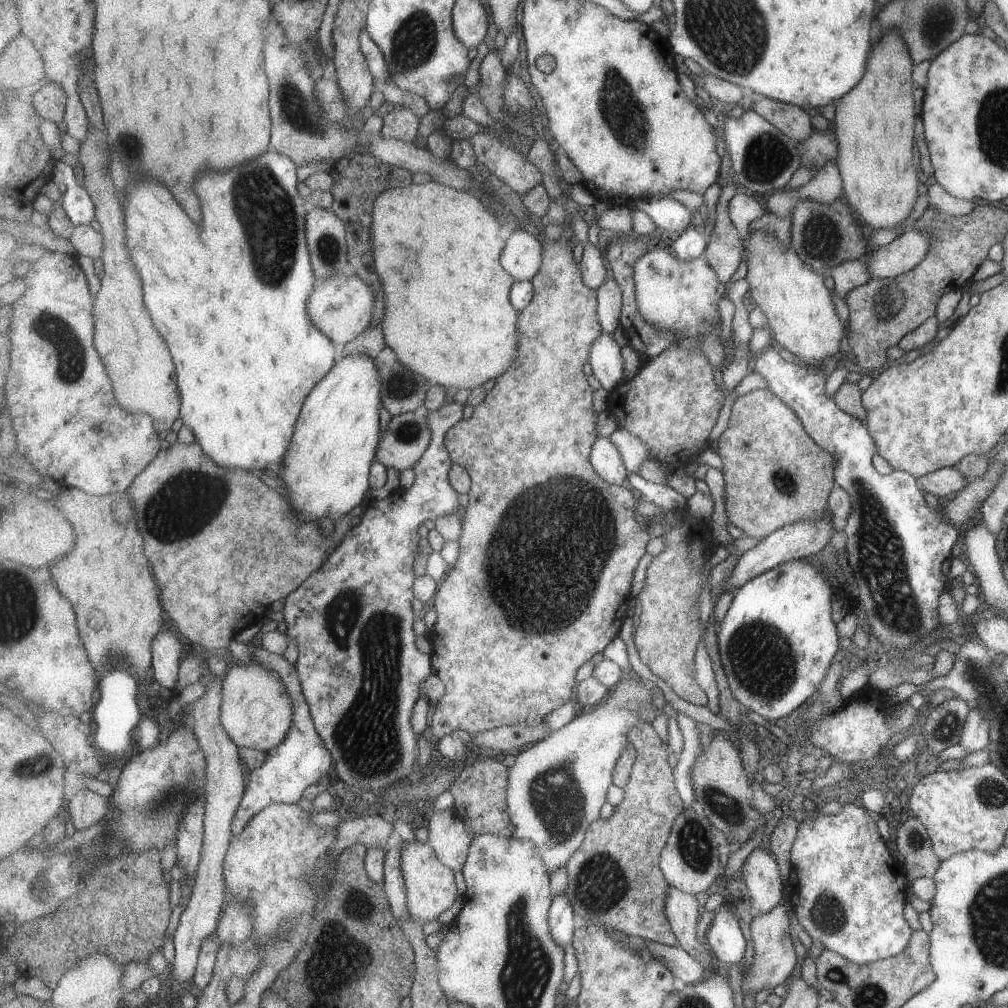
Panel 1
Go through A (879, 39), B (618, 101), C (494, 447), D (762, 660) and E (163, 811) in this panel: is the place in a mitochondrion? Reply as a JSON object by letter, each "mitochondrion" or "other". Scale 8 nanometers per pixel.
{"A":"other","B":"mitochondrion","C":"other","D":"mitochondrion","E":"mitochondrion"}

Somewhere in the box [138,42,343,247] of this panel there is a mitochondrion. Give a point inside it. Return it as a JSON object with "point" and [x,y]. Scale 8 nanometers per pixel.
{"point":[294,110]}

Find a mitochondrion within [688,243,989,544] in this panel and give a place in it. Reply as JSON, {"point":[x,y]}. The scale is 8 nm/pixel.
{"point":[887,299]}

